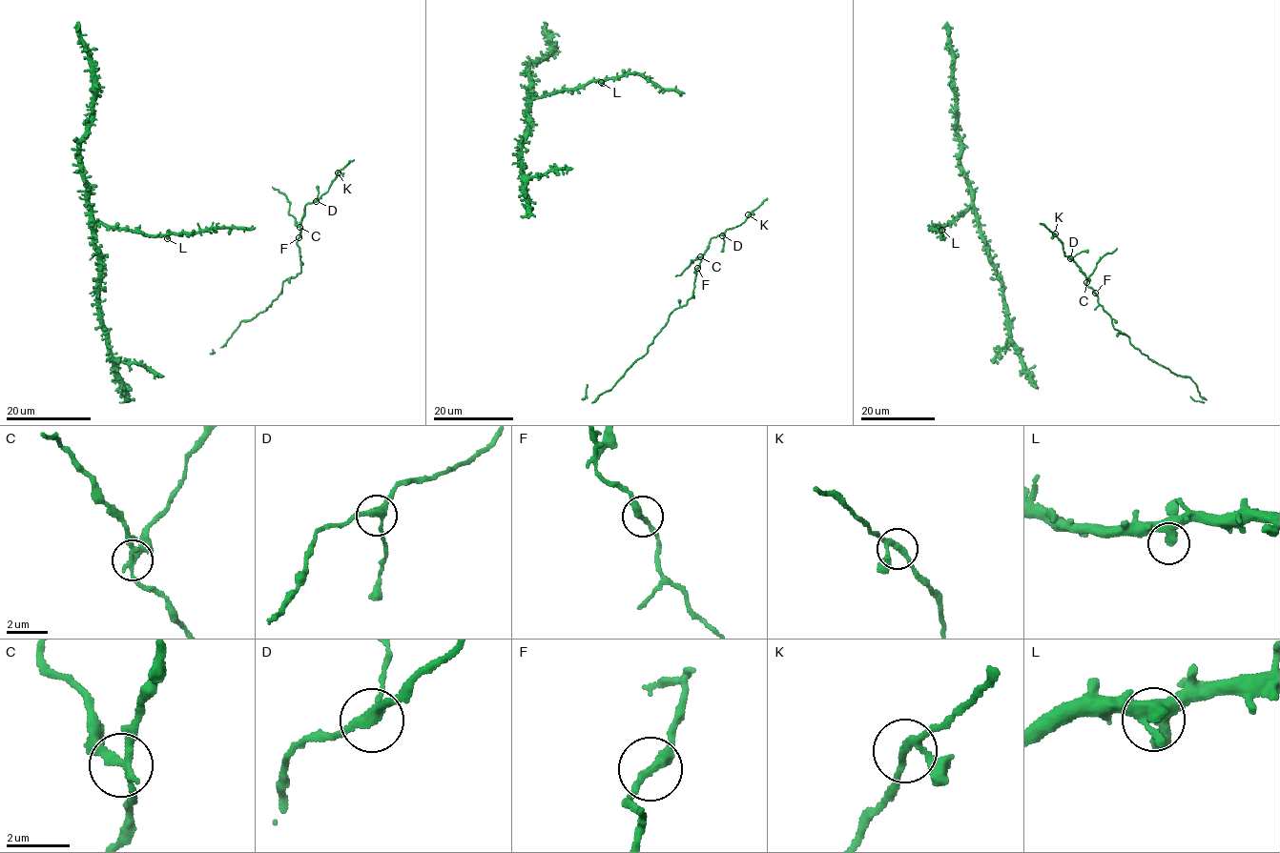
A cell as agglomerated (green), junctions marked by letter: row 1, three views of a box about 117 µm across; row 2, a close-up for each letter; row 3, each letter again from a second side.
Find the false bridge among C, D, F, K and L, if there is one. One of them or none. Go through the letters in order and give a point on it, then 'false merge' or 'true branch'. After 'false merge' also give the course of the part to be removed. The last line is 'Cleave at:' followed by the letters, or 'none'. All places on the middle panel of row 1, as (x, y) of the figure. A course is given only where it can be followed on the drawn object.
C: place (700, 256); false merge; course (700, 256), (675, 275)
D: place (722, 235); true branch
F: place (697, 268); true branch
K: place (748, 214); true branch
L: place (601, 82); true branch
Cleave at: C

